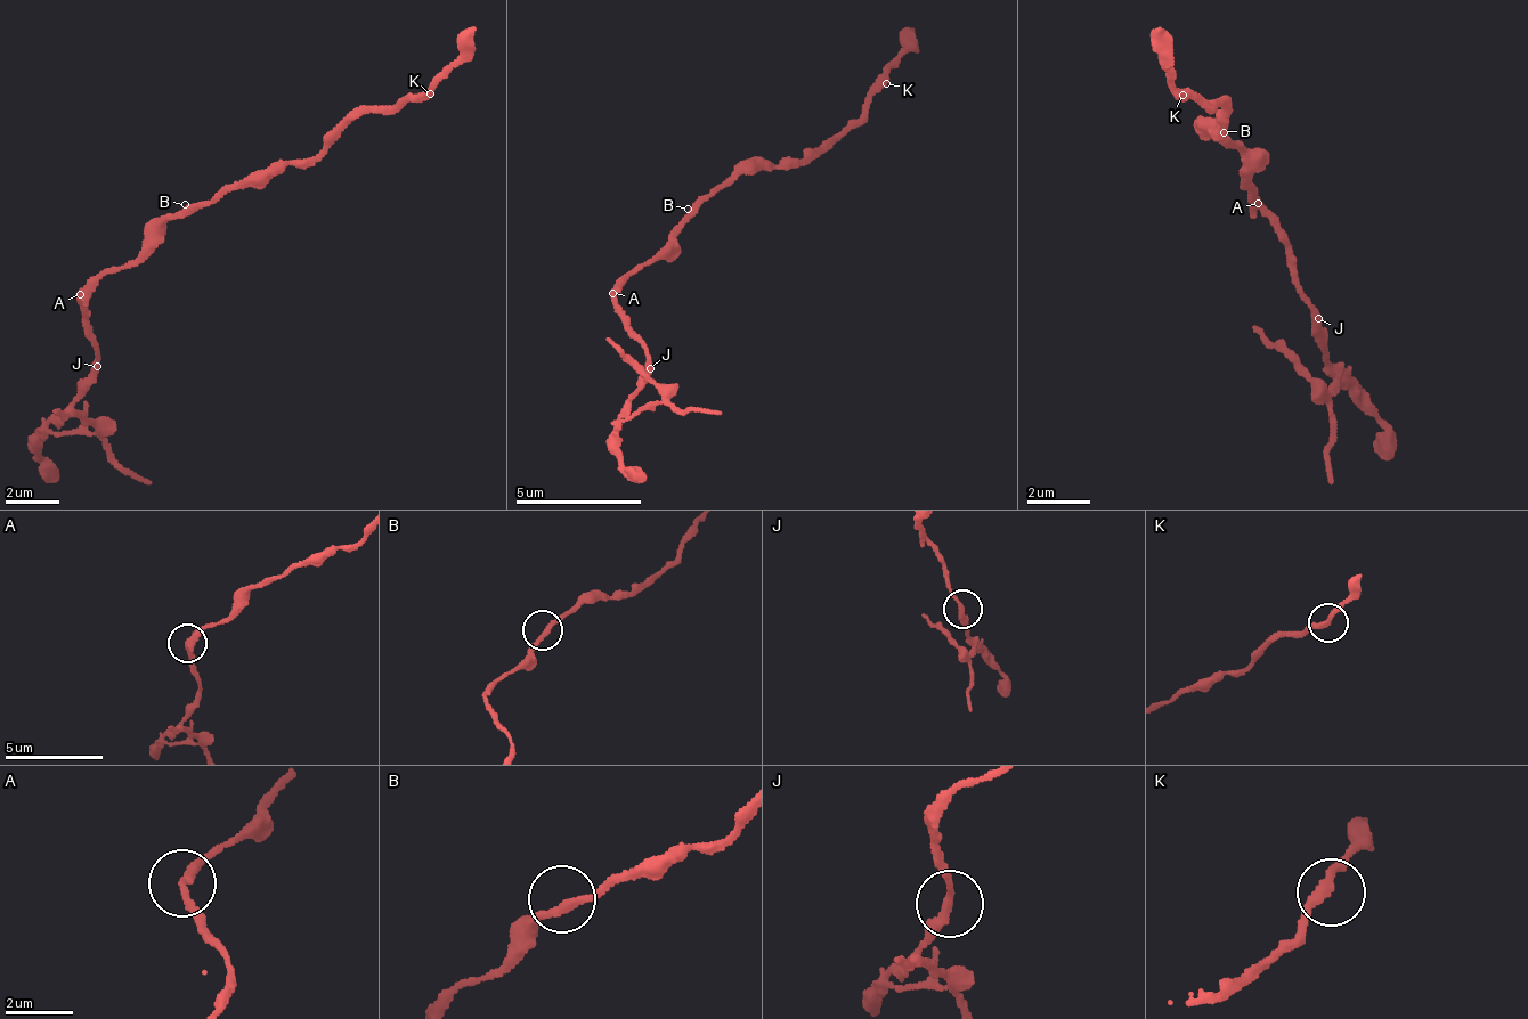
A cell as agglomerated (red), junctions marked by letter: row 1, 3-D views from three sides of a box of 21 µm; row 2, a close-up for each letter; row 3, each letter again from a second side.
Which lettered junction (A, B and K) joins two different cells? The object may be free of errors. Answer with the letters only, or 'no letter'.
A

